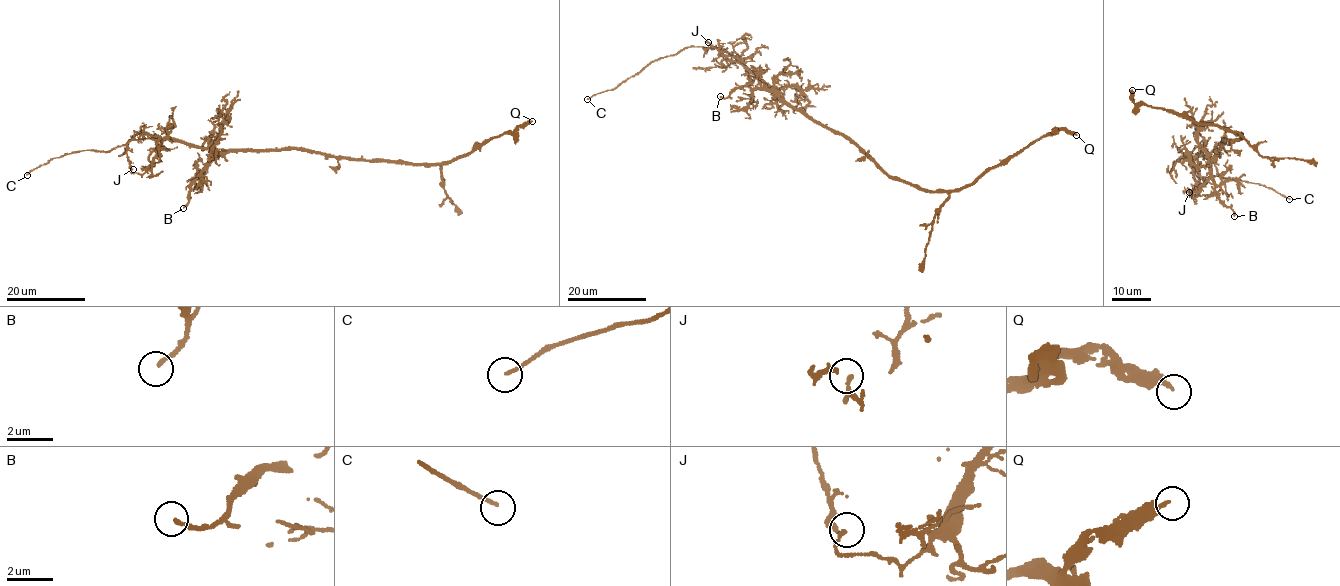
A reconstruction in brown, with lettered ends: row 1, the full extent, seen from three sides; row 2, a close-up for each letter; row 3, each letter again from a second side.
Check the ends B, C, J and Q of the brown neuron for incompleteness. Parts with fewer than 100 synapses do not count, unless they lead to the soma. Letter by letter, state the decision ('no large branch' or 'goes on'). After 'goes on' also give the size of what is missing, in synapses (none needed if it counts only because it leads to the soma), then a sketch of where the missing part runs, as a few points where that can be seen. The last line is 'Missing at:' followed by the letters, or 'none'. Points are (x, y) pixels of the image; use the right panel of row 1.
B: no large branch
C: goes on; missing branch runs (1289, 199), (1301, 214)
J: no large branch
Q: no large branch
Missing at: C

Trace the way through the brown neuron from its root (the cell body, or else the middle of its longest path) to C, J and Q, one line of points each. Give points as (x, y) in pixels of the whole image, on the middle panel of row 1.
C: (830, 130), (789, 106), (732, 55), (717, 47), (684, 47), (675, 54), (652, 61), (614, 89), (587, 99)
J: (830, 130), (789, 106), (742, 62), (725, 55), (708, 42)
Q: (830, 130), (849, 137), (888, 175), (933, 191), (972, 185), (983, 173), (1057, 129), (1076, 135)

